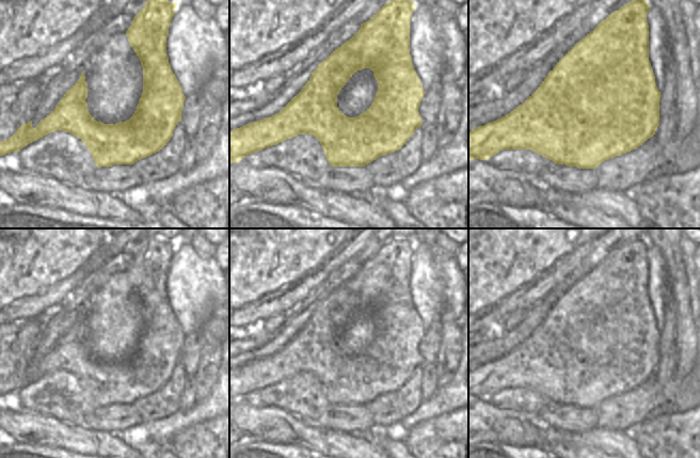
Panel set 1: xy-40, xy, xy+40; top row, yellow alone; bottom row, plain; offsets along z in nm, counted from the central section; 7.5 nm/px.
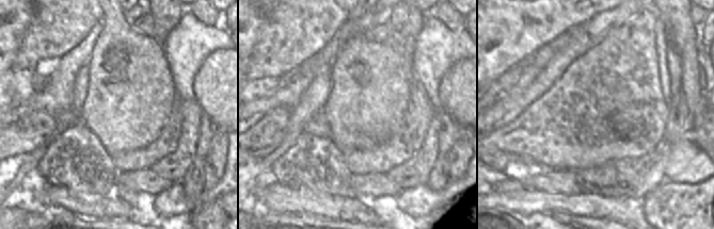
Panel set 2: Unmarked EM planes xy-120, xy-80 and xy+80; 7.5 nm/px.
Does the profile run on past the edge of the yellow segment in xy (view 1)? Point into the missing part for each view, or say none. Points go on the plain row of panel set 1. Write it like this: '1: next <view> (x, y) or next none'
1: next none

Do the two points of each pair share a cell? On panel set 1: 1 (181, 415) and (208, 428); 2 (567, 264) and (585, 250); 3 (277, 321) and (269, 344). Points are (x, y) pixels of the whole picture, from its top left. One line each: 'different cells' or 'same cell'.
1: different cells
2: same cell
3: different cells

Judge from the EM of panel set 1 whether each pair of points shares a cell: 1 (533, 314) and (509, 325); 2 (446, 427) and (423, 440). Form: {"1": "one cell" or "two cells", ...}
{"1": "two cells", "2": "one cell"}

